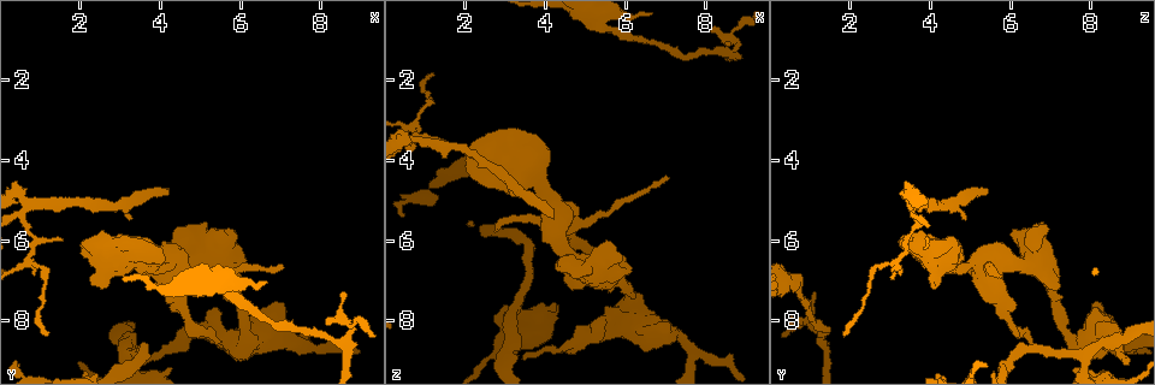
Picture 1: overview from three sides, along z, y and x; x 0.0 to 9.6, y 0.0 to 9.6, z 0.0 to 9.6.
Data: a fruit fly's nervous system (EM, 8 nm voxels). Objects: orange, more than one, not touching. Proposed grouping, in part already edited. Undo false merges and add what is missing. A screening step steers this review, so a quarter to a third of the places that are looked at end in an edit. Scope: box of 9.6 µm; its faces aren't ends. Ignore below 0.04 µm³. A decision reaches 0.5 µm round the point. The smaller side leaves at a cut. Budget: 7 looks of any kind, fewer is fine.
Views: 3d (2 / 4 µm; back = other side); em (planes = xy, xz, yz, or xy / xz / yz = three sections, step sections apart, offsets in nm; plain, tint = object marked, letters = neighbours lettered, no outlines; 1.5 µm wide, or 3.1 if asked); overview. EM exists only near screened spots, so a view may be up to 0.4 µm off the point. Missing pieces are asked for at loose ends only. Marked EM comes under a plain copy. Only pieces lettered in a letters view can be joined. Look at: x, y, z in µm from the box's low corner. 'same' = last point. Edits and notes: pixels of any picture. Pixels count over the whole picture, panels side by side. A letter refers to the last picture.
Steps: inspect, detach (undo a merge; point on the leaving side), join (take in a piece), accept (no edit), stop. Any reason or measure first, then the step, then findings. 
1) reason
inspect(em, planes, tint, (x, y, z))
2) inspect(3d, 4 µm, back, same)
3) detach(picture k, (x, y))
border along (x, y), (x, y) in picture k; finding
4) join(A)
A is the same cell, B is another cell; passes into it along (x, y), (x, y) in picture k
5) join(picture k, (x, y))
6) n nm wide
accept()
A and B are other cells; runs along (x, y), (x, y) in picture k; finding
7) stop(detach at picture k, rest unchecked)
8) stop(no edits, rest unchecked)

four or more arms meet
inspect(3d, 2 µm, back, (3.20, 9.00, 7.80))

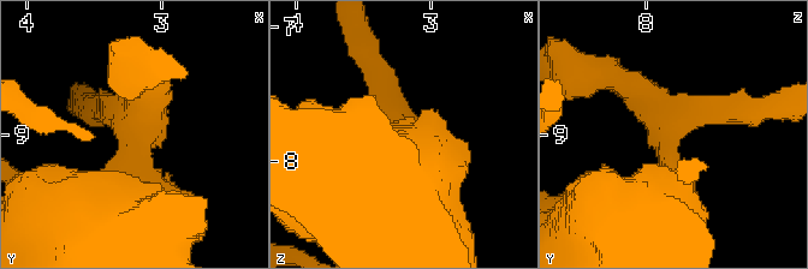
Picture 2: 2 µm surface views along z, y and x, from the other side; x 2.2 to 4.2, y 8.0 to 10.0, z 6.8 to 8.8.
4 arms
inspect(em, yz, step 4, tint, (3.24, 9.00, 7.80))

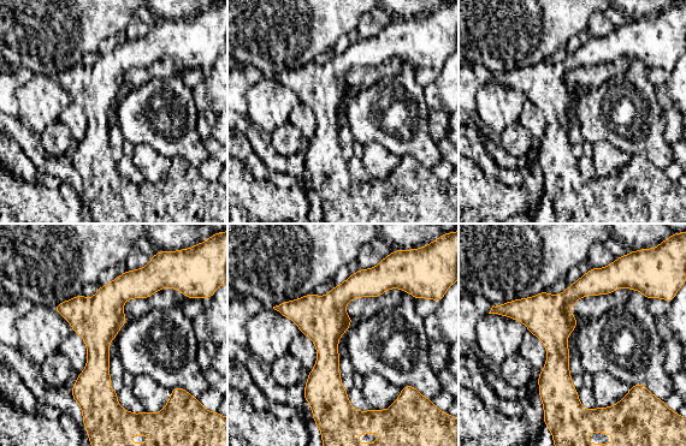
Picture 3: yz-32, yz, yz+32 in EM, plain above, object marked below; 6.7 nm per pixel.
inspect(em, planes, letters, same)

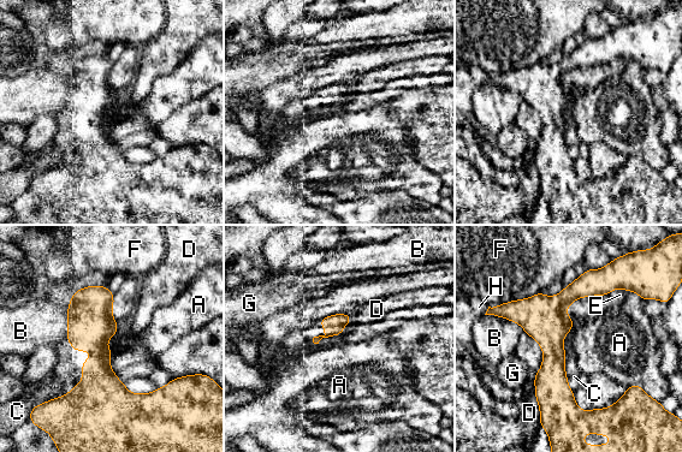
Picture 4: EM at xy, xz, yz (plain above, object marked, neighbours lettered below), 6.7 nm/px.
140 nm wide
accept()
A, B, C, D, E, F, G and H are other cells; runs along (583, 278), (552, 311), (543, 412) in picture 4; all the same cell

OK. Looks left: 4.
thick end
inspect(3d, 2 µm, (2.30, 7.05, 4.10))

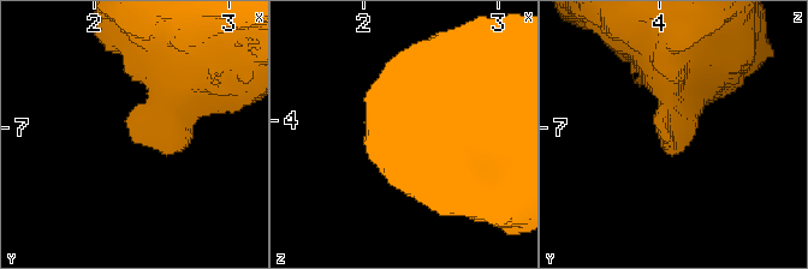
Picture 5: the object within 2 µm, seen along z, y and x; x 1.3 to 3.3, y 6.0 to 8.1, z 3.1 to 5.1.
need the tissue
inspect(em, planes, letters, (2.28, 7.06, 4.04))

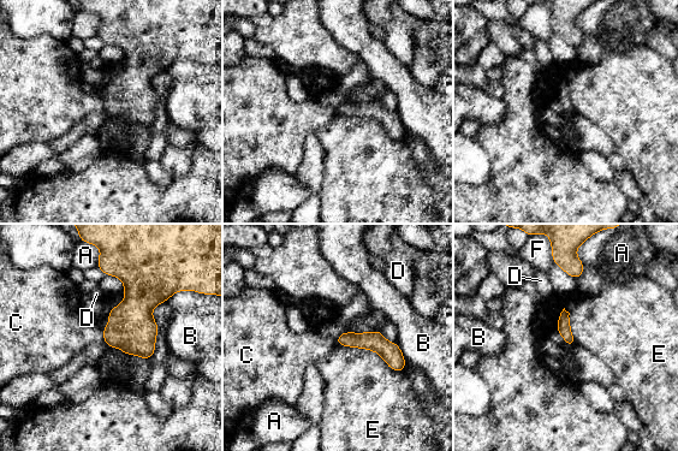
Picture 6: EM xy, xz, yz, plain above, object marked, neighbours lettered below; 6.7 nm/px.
accept()
A, B, C, D, E and F are other cells; runs along (339, 340), (374, 340), (400, 368) in picture 6; none of them fits

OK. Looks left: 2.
an open end
inspect(em, planes, letters, (4.15, 4.65, 5.40))

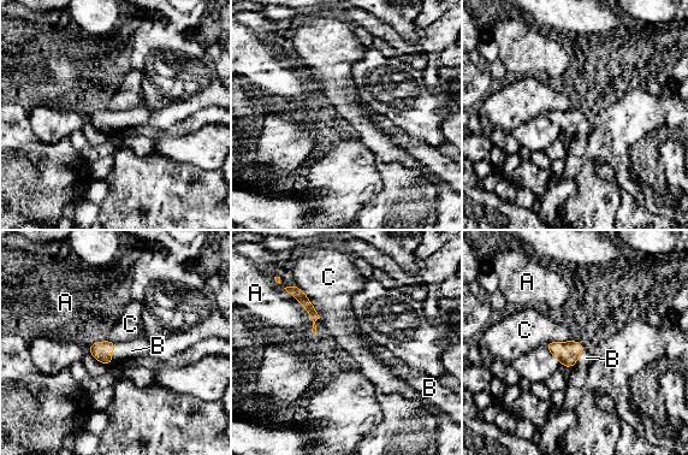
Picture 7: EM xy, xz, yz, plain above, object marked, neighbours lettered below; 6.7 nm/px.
join(B)
B is the same cell, A and C are other cells; passes into it along (101, 352), (112, 350), (131, 350) in picture 7; it goes on there

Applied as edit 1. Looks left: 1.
stop(join at picture 7, rest unchecked)

